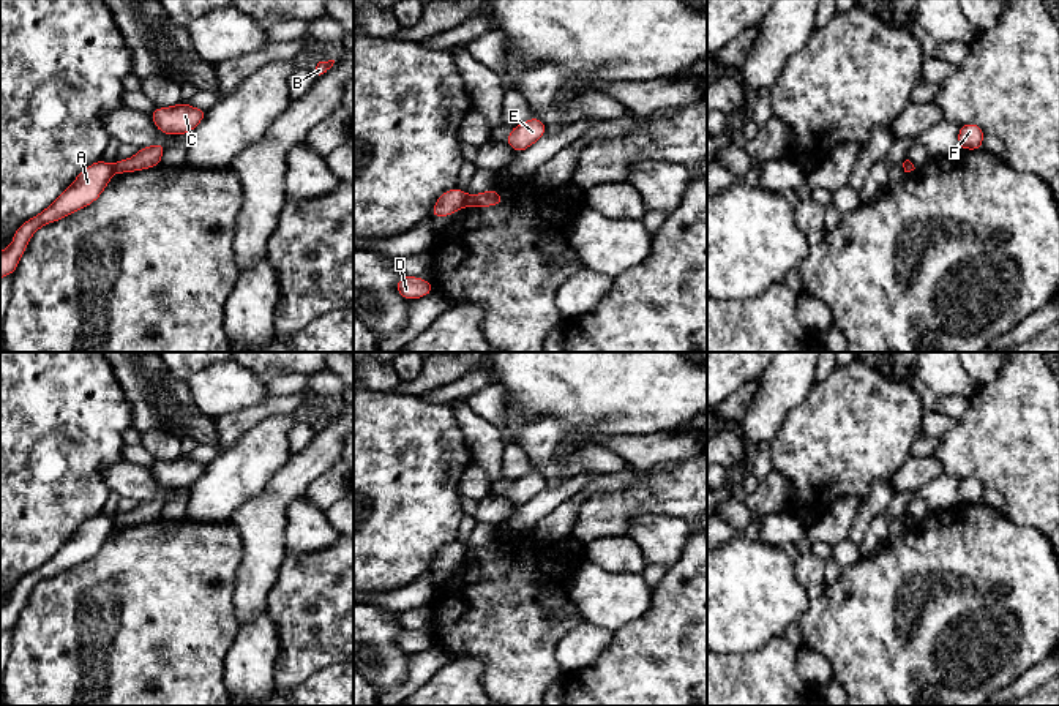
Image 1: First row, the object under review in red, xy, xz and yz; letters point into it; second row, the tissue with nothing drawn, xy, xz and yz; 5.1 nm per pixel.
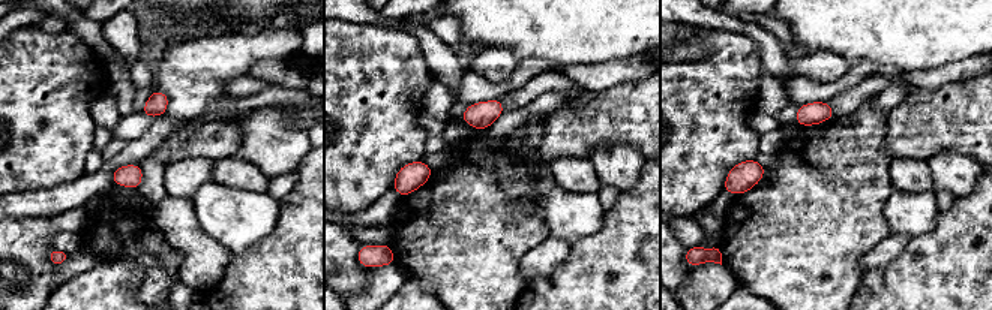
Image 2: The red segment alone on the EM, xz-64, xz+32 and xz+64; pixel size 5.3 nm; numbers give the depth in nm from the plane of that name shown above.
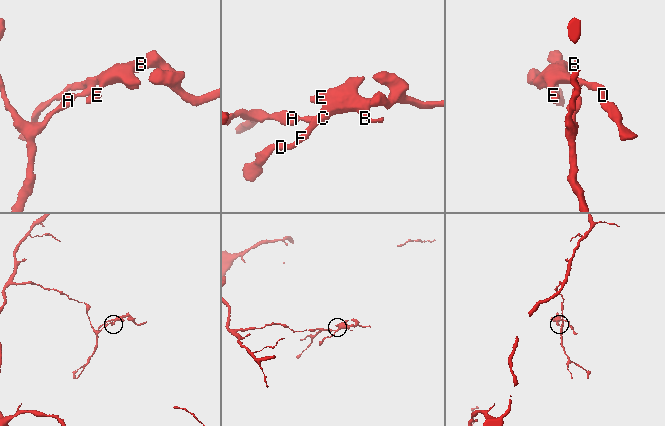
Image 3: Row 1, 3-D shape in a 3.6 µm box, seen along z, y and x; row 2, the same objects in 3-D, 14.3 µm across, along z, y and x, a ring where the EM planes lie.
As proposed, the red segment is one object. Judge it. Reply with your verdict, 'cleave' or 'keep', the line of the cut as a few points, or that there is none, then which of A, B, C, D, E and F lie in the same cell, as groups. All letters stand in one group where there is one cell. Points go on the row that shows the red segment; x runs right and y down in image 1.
cleave; cut xz (466, 196), (467, 204); groups A / B C D E F

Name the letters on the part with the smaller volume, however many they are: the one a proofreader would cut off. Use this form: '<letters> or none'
B, C, D, E, F

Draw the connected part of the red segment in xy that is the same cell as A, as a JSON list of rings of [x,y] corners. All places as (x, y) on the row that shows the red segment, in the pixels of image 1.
[[[98,160],[85,167],[47,208],[21,224],[13,235],[13,243],[0,251],[0,280],[16,272],[21,256],[39,227],[93,204],[114,177],[114,172],[114,166]]]

